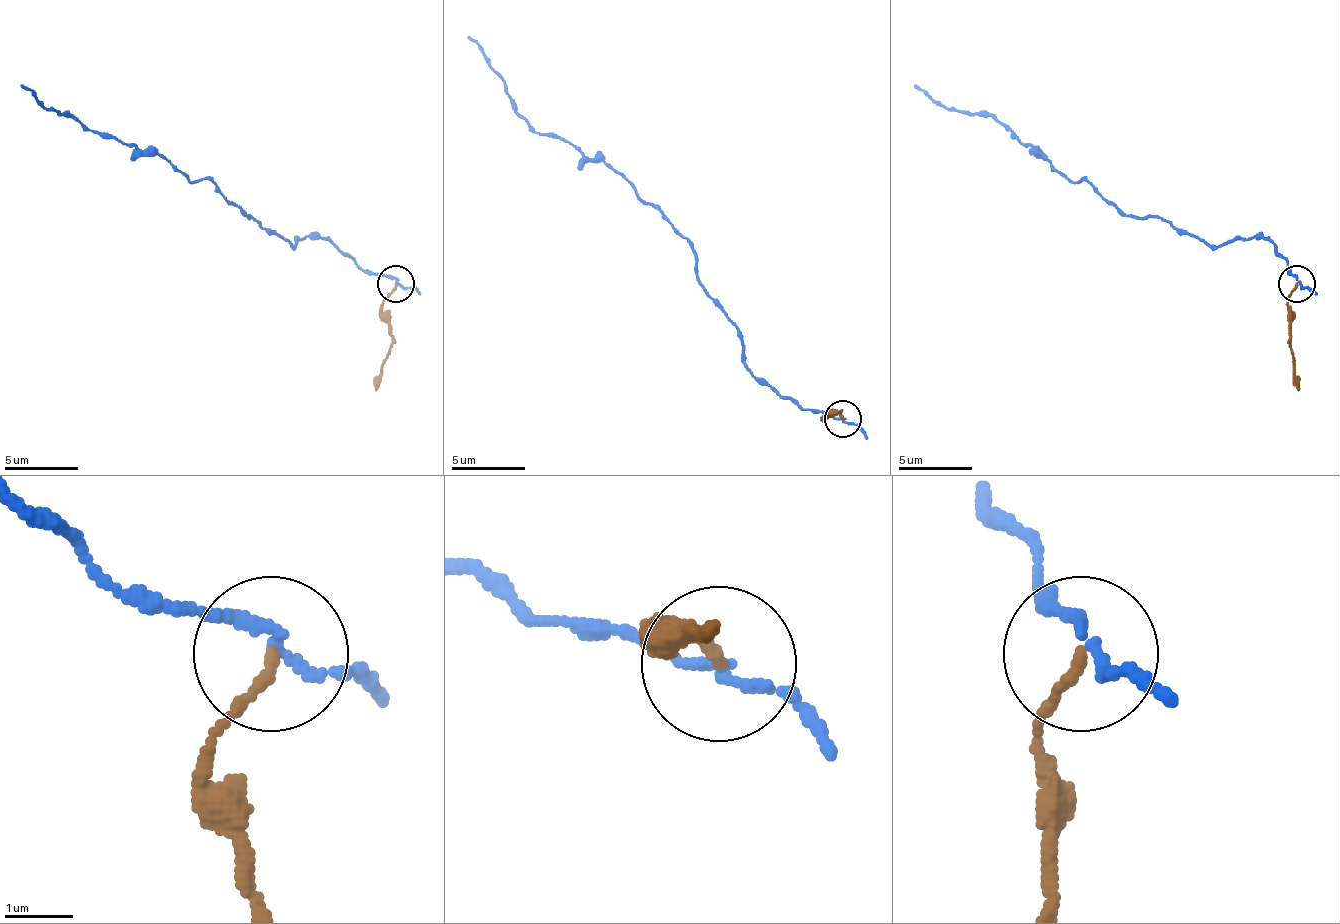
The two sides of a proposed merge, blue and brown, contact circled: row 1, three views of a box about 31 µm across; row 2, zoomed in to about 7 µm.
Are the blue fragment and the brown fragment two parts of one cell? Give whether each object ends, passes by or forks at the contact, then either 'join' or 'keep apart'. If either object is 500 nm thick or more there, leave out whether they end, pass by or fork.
blue passes by | brown ends | keep apart

